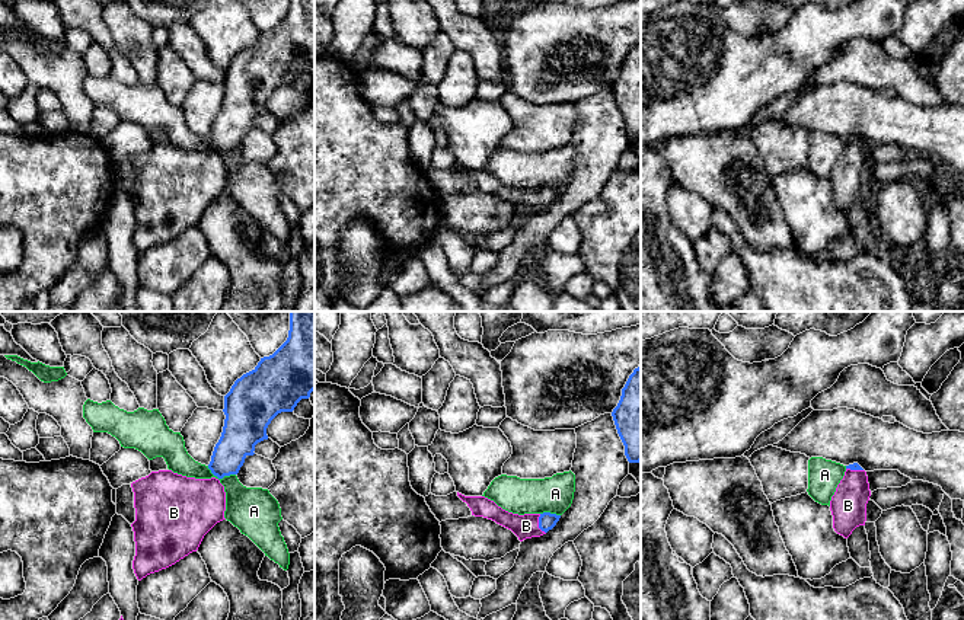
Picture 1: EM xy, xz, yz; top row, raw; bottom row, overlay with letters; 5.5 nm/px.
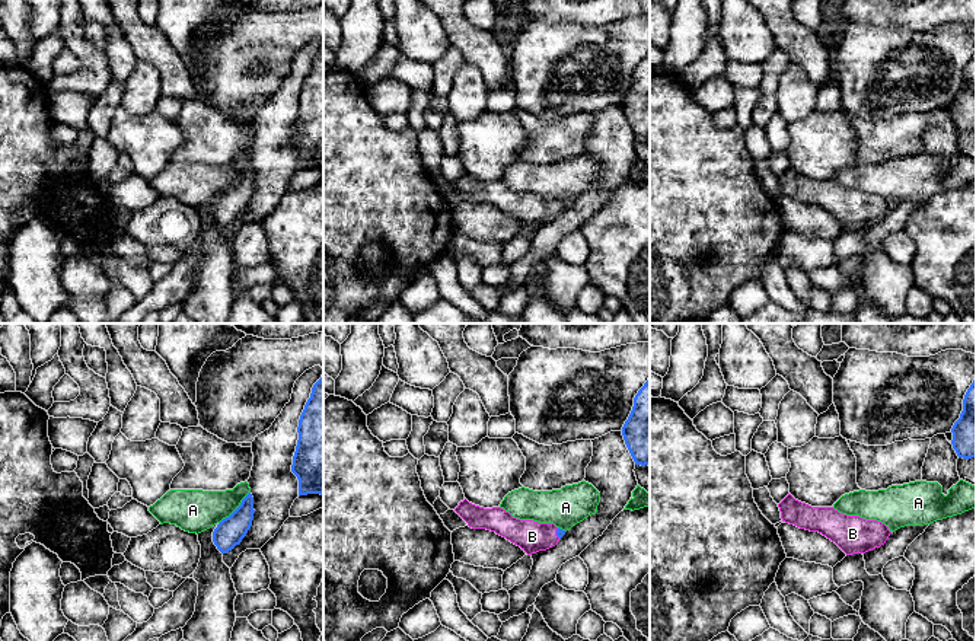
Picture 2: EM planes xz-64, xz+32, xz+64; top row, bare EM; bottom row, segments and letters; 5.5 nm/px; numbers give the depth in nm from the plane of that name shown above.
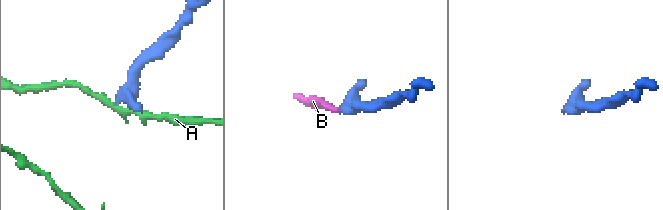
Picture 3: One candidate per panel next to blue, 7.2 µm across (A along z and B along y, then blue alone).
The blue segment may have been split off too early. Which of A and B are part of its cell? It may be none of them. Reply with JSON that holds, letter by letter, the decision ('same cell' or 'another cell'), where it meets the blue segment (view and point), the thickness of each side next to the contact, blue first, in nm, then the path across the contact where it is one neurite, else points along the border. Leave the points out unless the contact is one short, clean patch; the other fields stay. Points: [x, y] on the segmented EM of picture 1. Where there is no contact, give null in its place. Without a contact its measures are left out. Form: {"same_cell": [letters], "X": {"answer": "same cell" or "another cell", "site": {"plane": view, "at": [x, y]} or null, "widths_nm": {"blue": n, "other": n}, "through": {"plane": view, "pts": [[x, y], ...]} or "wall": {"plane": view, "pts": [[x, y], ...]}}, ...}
{"same_cell": ["B"], "A": {"answer": "another cell", "site": {"plane": "xy", "at": [220, 478]}, "widths_nm": {"blue": 200, "other": 260}, "wall": {"plane": "xy", "pts": [[207, 466], [219, 478], [235, 475]]}}, "B": {"answer": "same cell", "site": {"plane": "xz", "at": [539, 524]}, "widths_nm": {"blue": 100, "other": 130}, "through": {"plane": "xz", "pts": [[546, 521], [539, 524], [526, 526]]}}}

